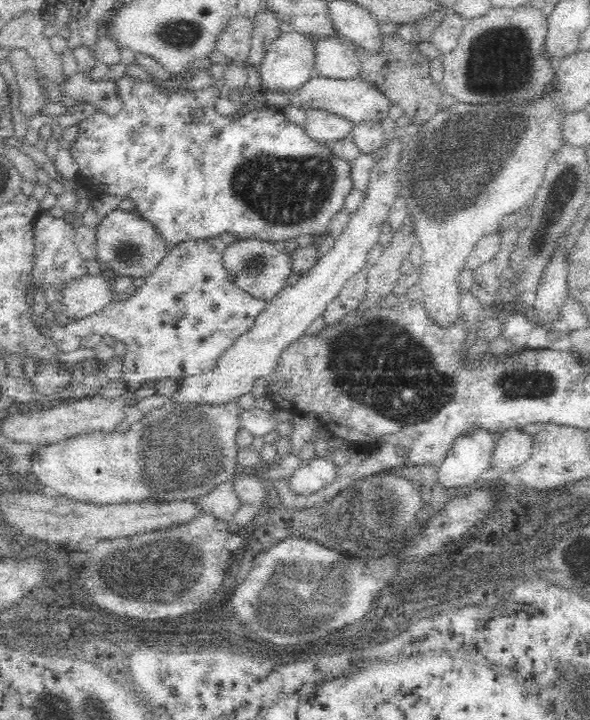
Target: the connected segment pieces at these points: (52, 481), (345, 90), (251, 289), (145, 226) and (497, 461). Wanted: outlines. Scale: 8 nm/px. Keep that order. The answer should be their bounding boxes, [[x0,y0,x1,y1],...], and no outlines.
[[27,400,240,503],[289,75,392,124],[223,238,294,301],[94,208,169,284],[490,429,530,474]]

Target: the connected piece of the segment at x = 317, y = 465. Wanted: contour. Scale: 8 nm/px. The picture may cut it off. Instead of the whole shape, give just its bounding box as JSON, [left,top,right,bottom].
[283,456,338,497]

